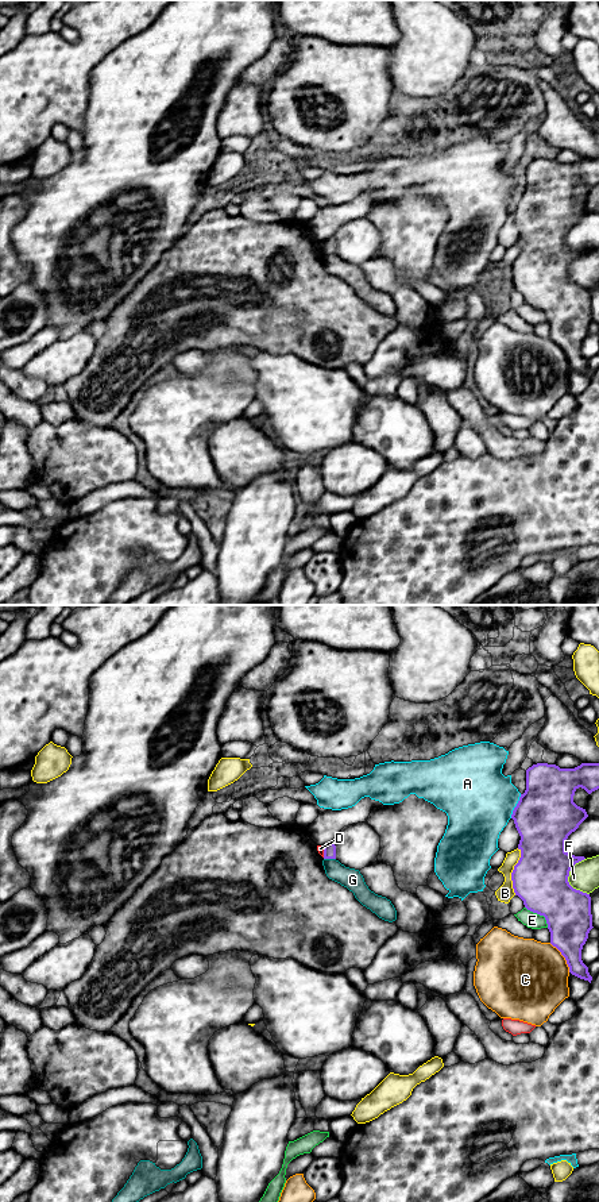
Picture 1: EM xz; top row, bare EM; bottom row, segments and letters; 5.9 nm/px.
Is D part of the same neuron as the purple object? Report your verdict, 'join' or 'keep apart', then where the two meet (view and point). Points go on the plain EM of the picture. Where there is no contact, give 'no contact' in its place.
keep apart | xz (324, 246)

